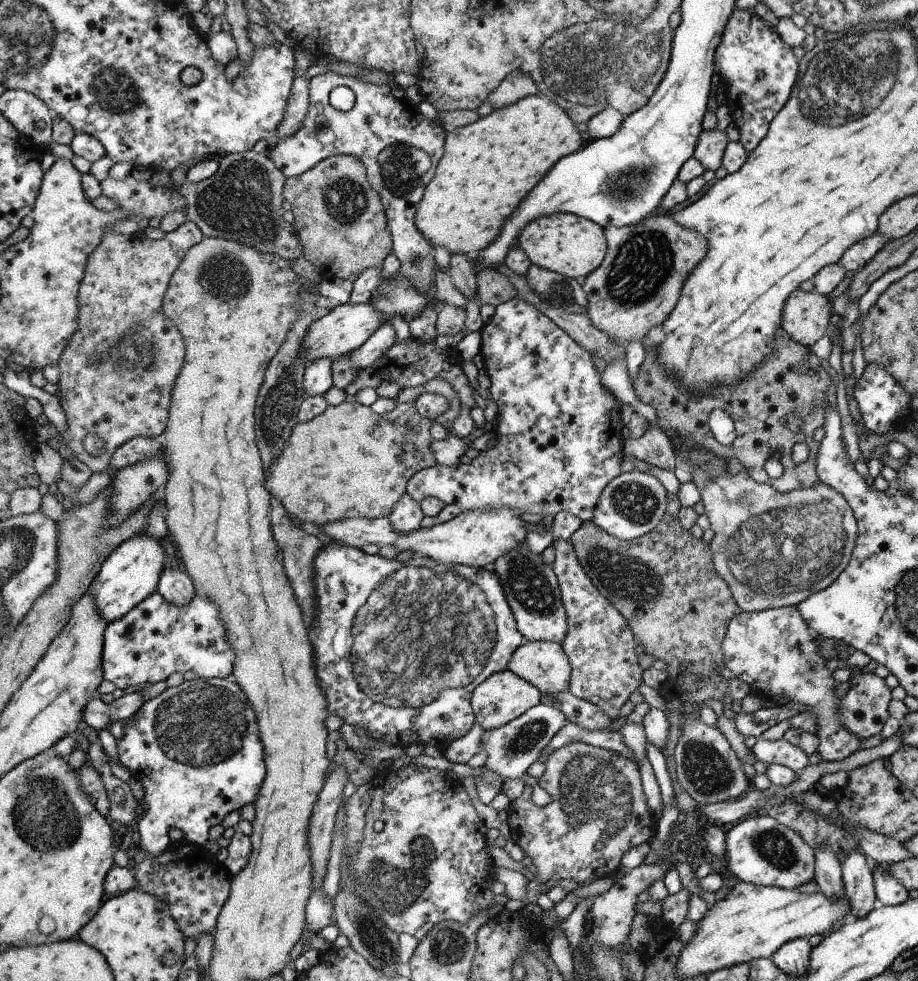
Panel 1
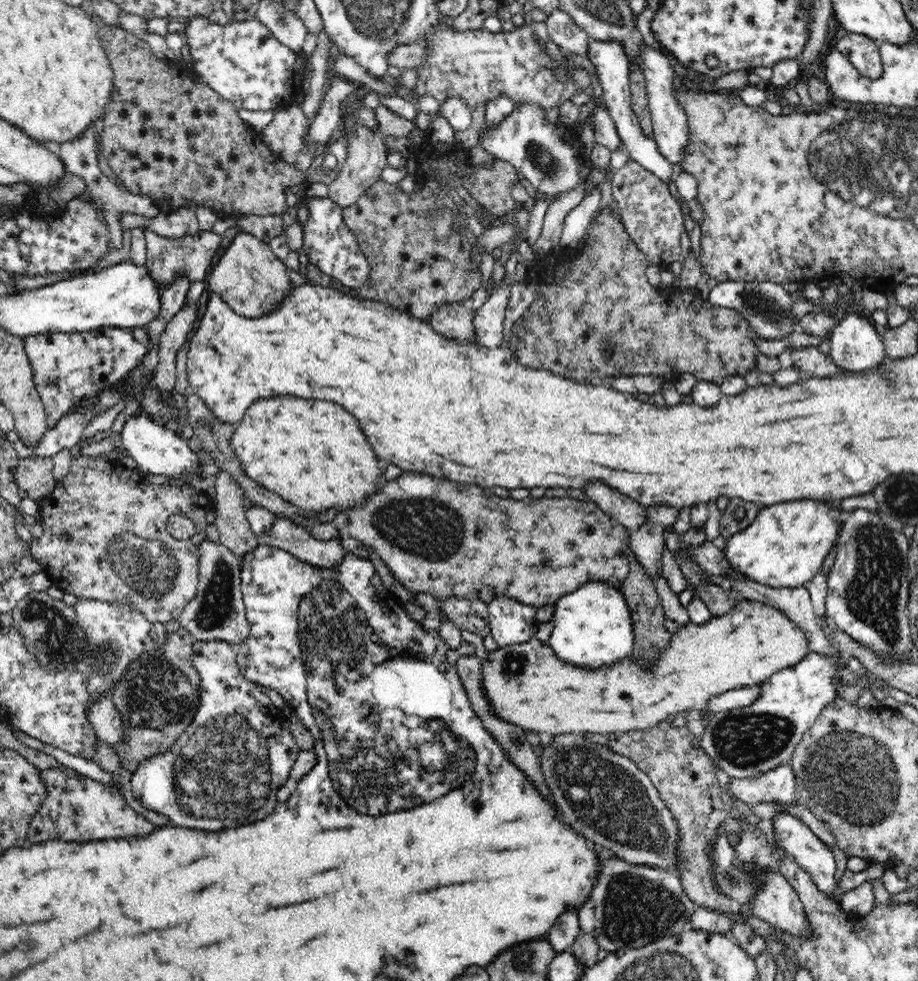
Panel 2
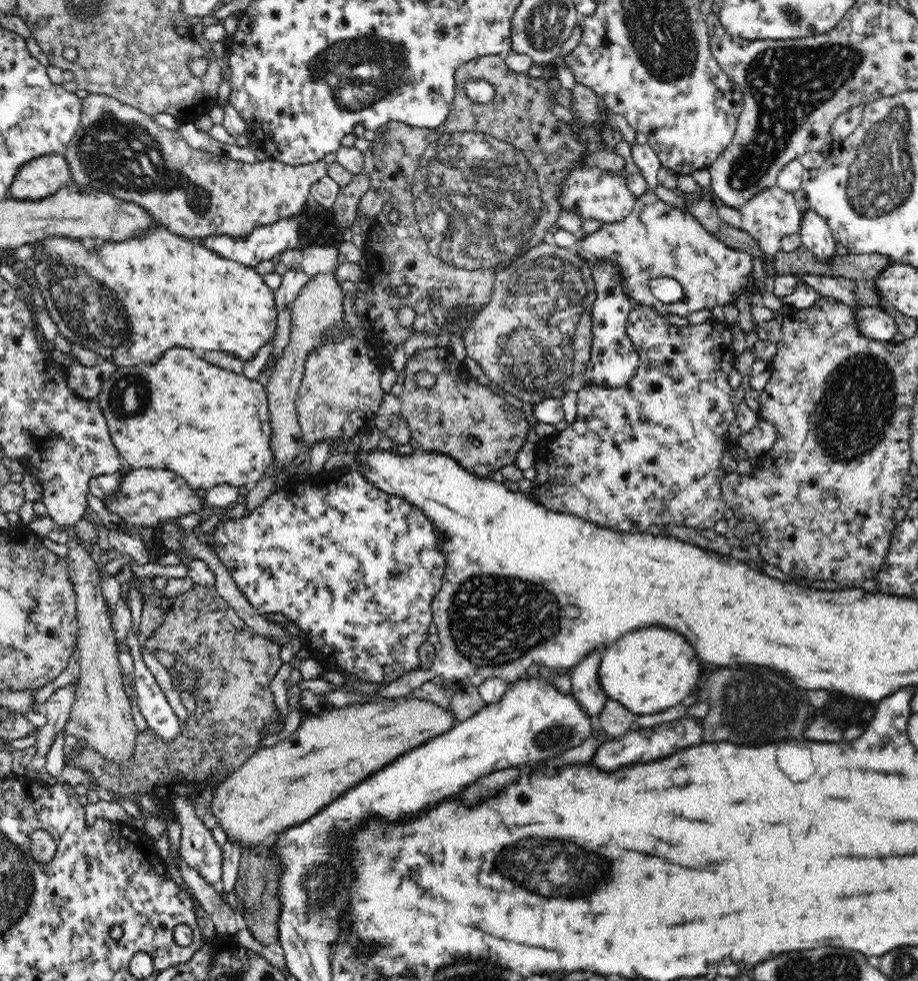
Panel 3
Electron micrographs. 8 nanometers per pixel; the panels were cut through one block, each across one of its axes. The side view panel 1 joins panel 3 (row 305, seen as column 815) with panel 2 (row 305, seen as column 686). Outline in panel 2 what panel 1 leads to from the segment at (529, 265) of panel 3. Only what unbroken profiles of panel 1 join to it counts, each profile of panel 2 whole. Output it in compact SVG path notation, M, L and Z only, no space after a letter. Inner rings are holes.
M452 303L440 306L426 322L441 336L474 344L474 314L468 303Z

